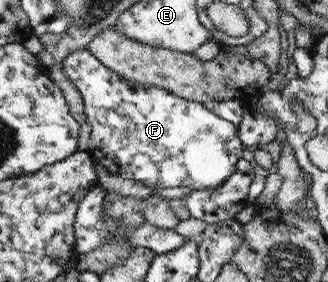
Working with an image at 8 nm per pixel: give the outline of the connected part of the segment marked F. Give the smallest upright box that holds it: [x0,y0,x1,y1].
[64,47,246,191]

